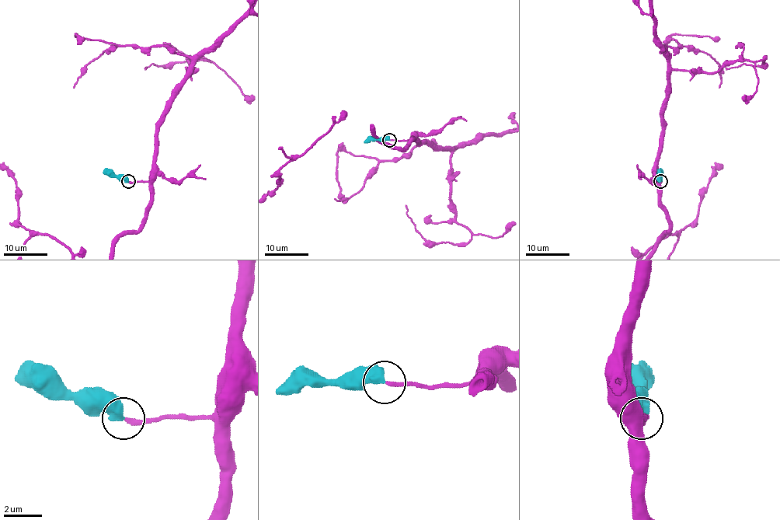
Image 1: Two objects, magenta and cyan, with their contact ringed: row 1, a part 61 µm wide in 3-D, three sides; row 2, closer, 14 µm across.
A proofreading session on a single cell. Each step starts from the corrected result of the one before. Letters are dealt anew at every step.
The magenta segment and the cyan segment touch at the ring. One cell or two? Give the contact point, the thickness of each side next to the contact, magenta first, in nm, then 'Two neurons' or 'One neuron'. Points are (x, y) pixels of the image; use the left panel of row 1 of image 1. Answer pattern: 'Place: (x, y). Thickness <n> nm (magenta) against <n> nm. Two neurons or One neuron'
Place: (128, 181). Thickness 200 nm (magenta) against 550 nm. One neuron

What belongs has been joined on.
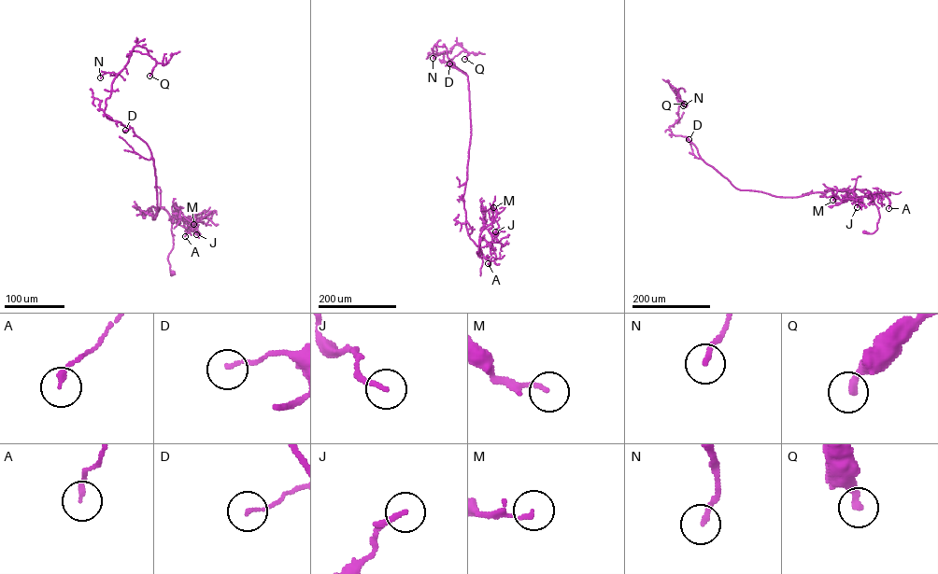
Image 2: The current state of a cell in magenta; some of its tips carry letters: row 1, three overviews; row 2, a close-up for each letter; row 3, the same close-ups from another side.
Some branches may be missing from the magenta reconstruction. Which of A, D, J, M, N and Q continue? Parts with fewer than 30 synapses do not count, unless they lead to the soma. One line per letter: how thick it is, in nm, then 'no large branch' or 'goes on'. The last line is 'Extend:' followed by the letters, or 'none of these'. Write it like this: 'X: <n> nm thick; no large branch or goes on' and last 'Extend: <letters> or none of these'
A: 180 nm thick; no large branch
D: 120 nm thick; no large branch
J: 170 nm thick; no large branch
M: 130 nm thick; no large branch
N: 180 nm thick; no large branch
Q: 260 nm thick; no large branch
Extend: none of these

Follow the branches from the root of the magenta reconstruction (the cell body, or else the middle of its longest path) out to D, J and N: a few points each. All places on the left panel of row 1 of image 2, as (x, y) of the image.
D: (173, 272), (172, 220), (162, 207), (147, 211), (154, 218), (159, 209), (153, 159), (133, 129), (125, 130)
J: (173, 272), (171, 274), (167, 258), (173, 244), (172, 217), (180, 216), (196, 234)
N: (173, 272), (172, 220), (147, 211), (159, 209), (149, 149), (106, 117), (117, 74), (100, 77)

